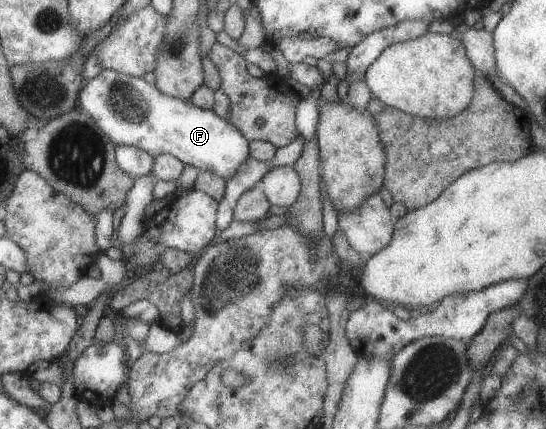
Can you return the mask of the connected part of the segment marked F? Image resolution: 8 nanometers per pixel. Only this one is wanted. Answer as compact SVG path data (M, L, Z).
M101 69L97 76L83 83L77 105L89 114L98 129L109 137L113 146L135 146L153 156L167 154L183 165L191 165L198 171L210 172L223 181L231 179L248 160L249 141L237 131L237 128L225 119L218 118L211 109L201 109L189 100L183 101L162 94L157 90L156 84L151 85L143 78L123 75L111 69Z

